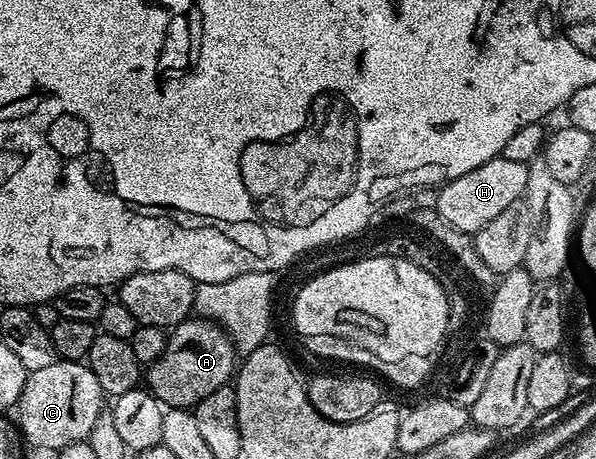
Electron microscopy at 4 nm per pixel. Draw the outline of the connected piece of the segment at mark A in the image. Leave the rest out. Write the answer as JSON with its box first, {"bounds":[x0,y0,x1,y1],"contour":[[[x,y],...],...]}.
{"bounds":[146,316,238,408],"contour":[[[189,316],[171,327],[164,351],[146,370],[146,388],[168,408],[194,408],[210,392],[229,385],[238,366],[238,351],[231,338],[211,320]]]}

